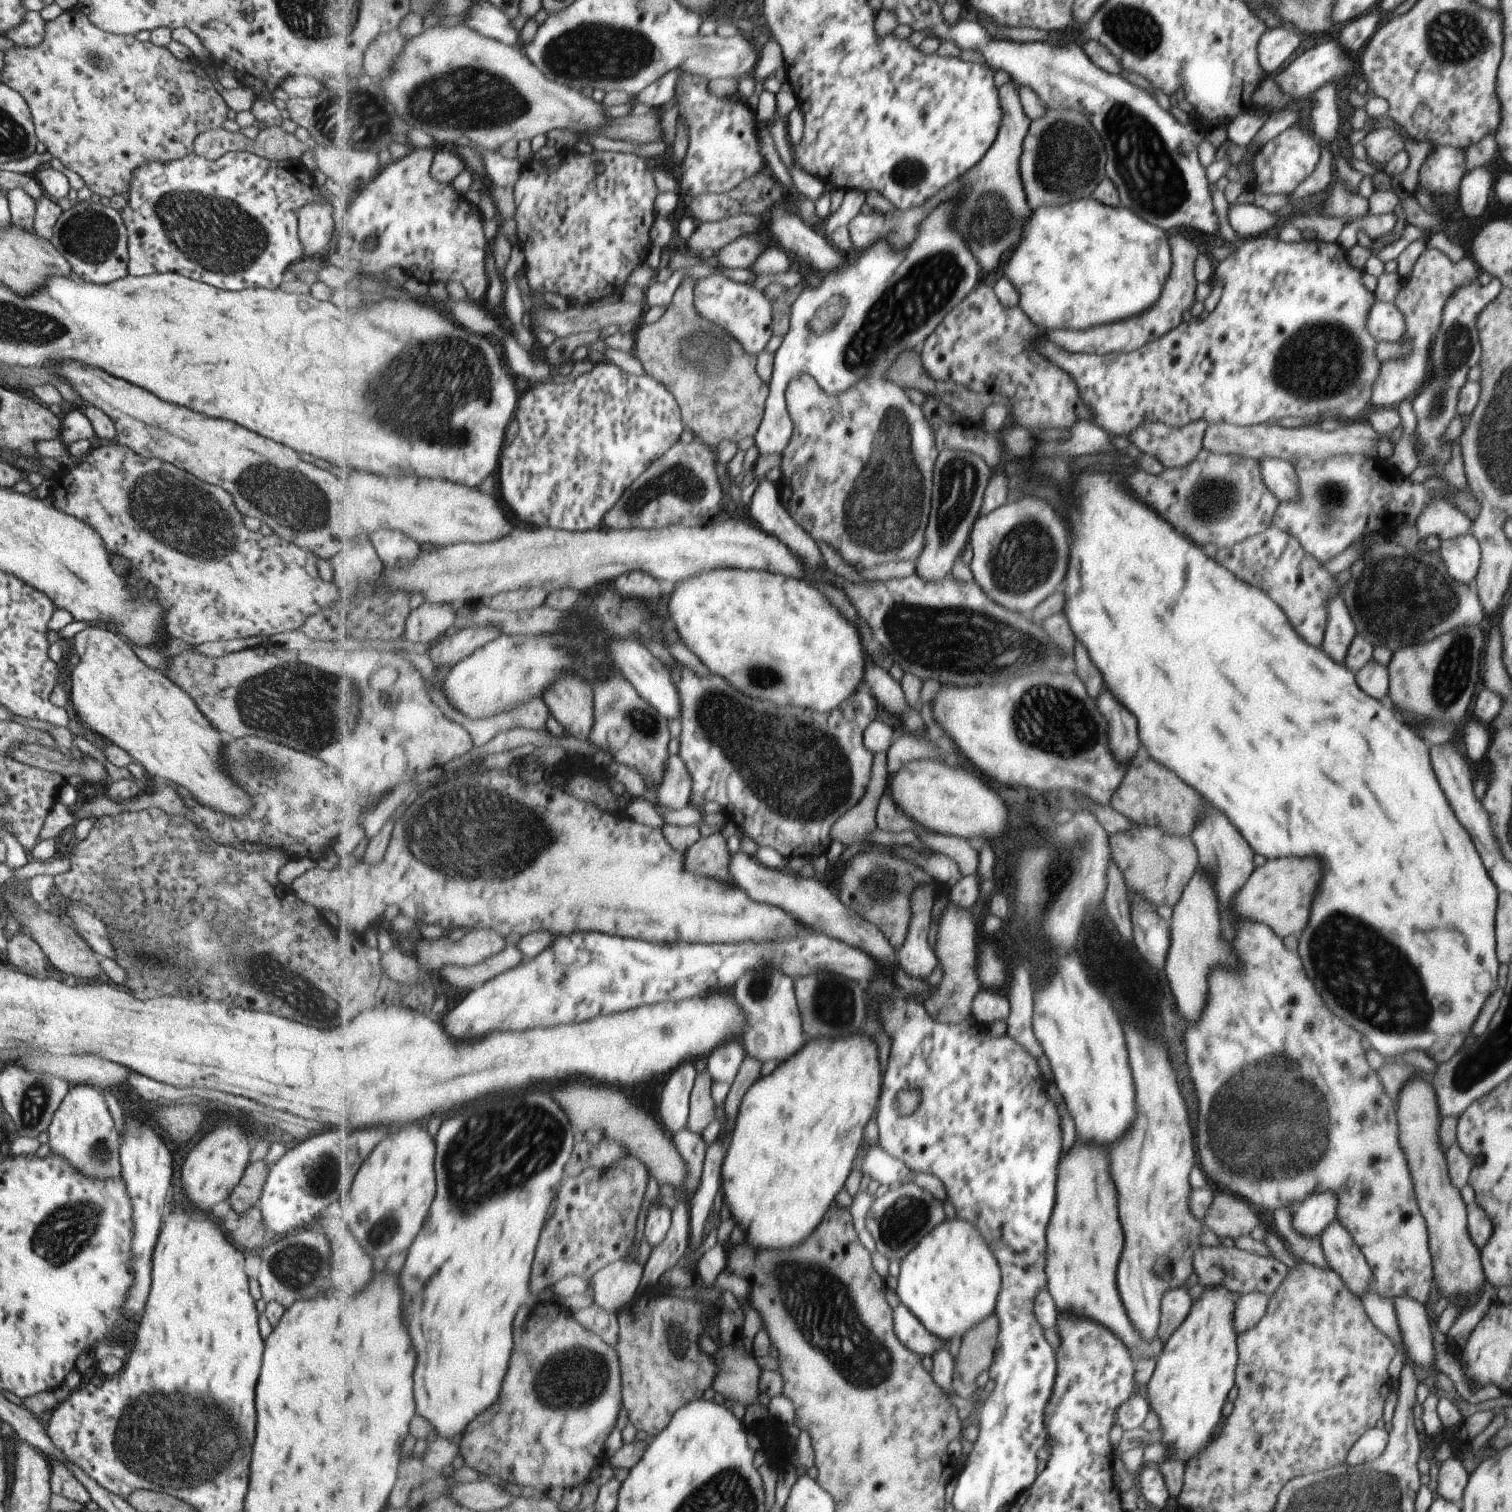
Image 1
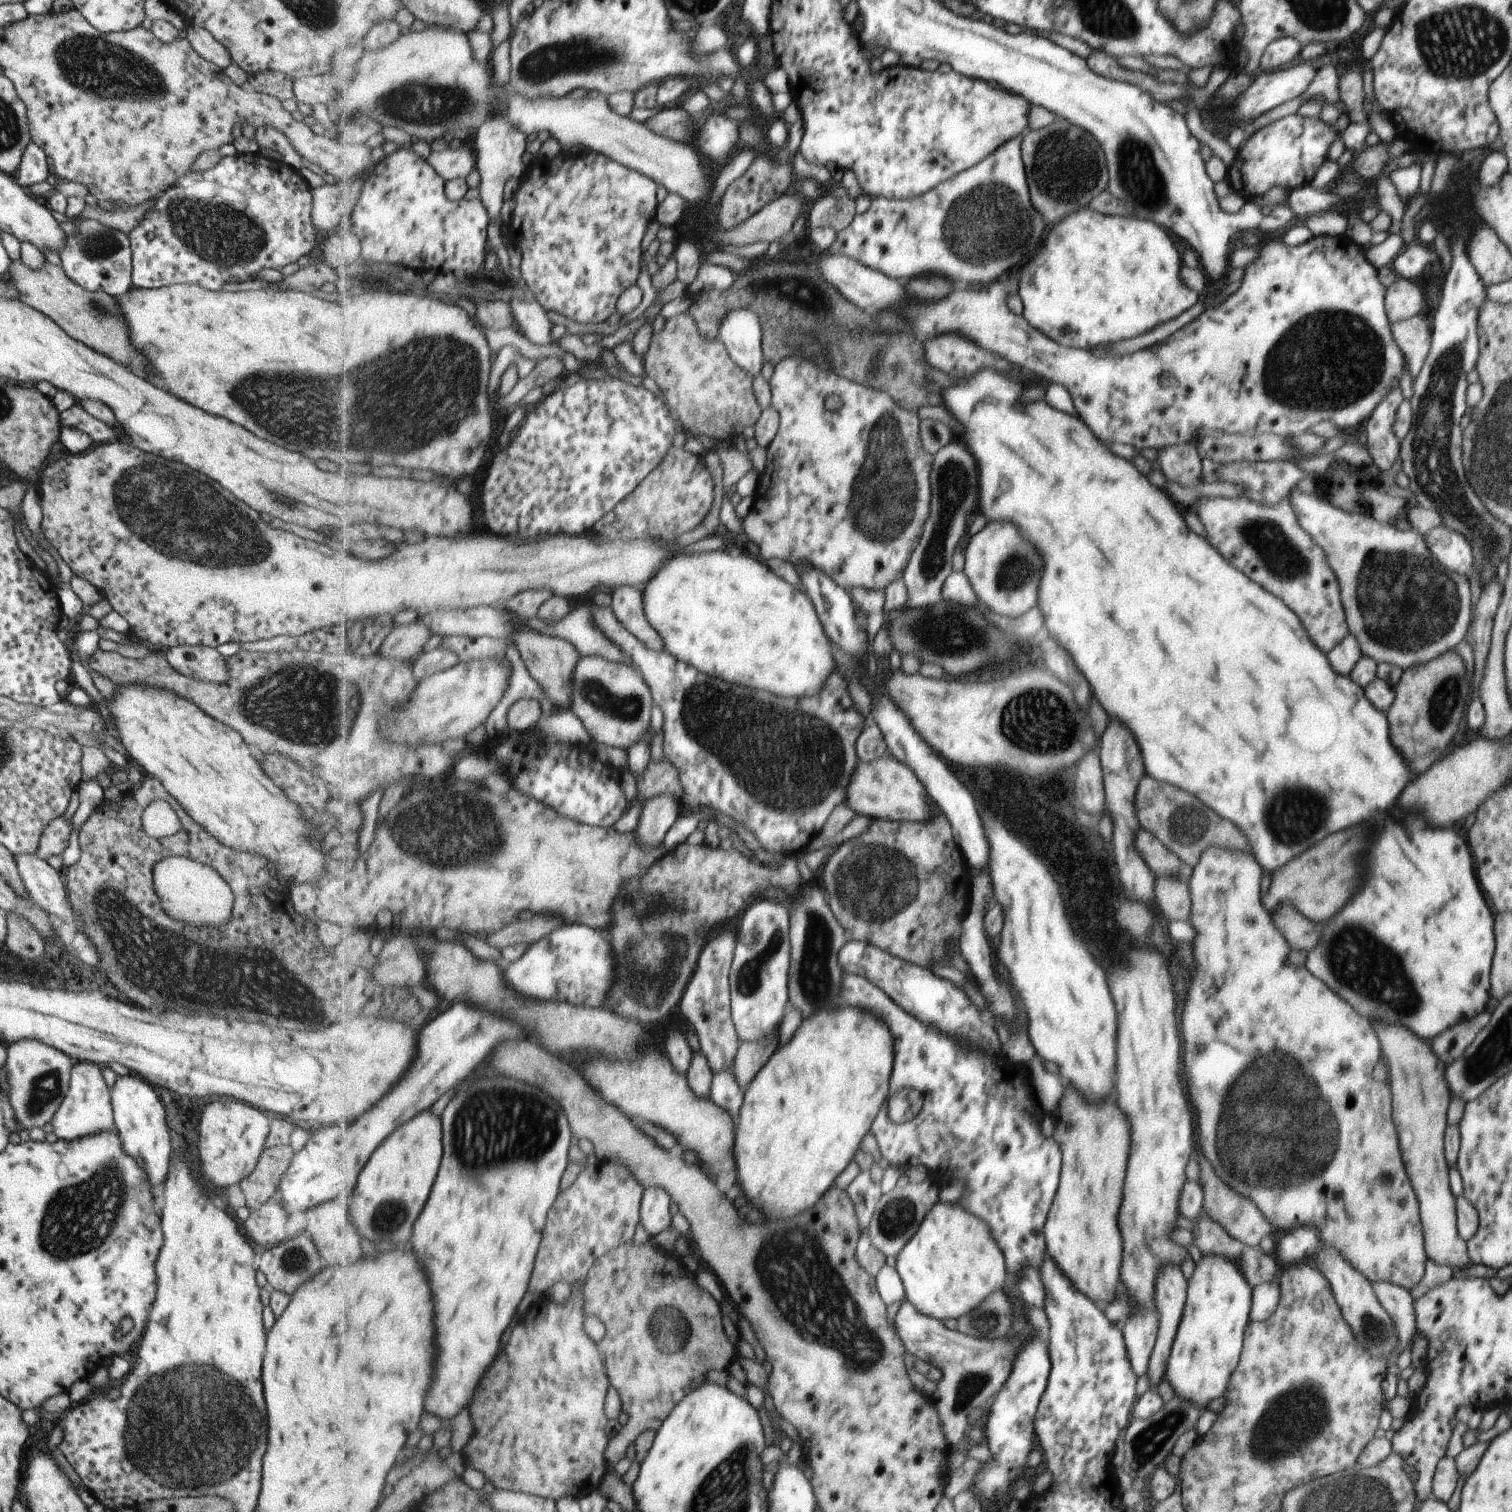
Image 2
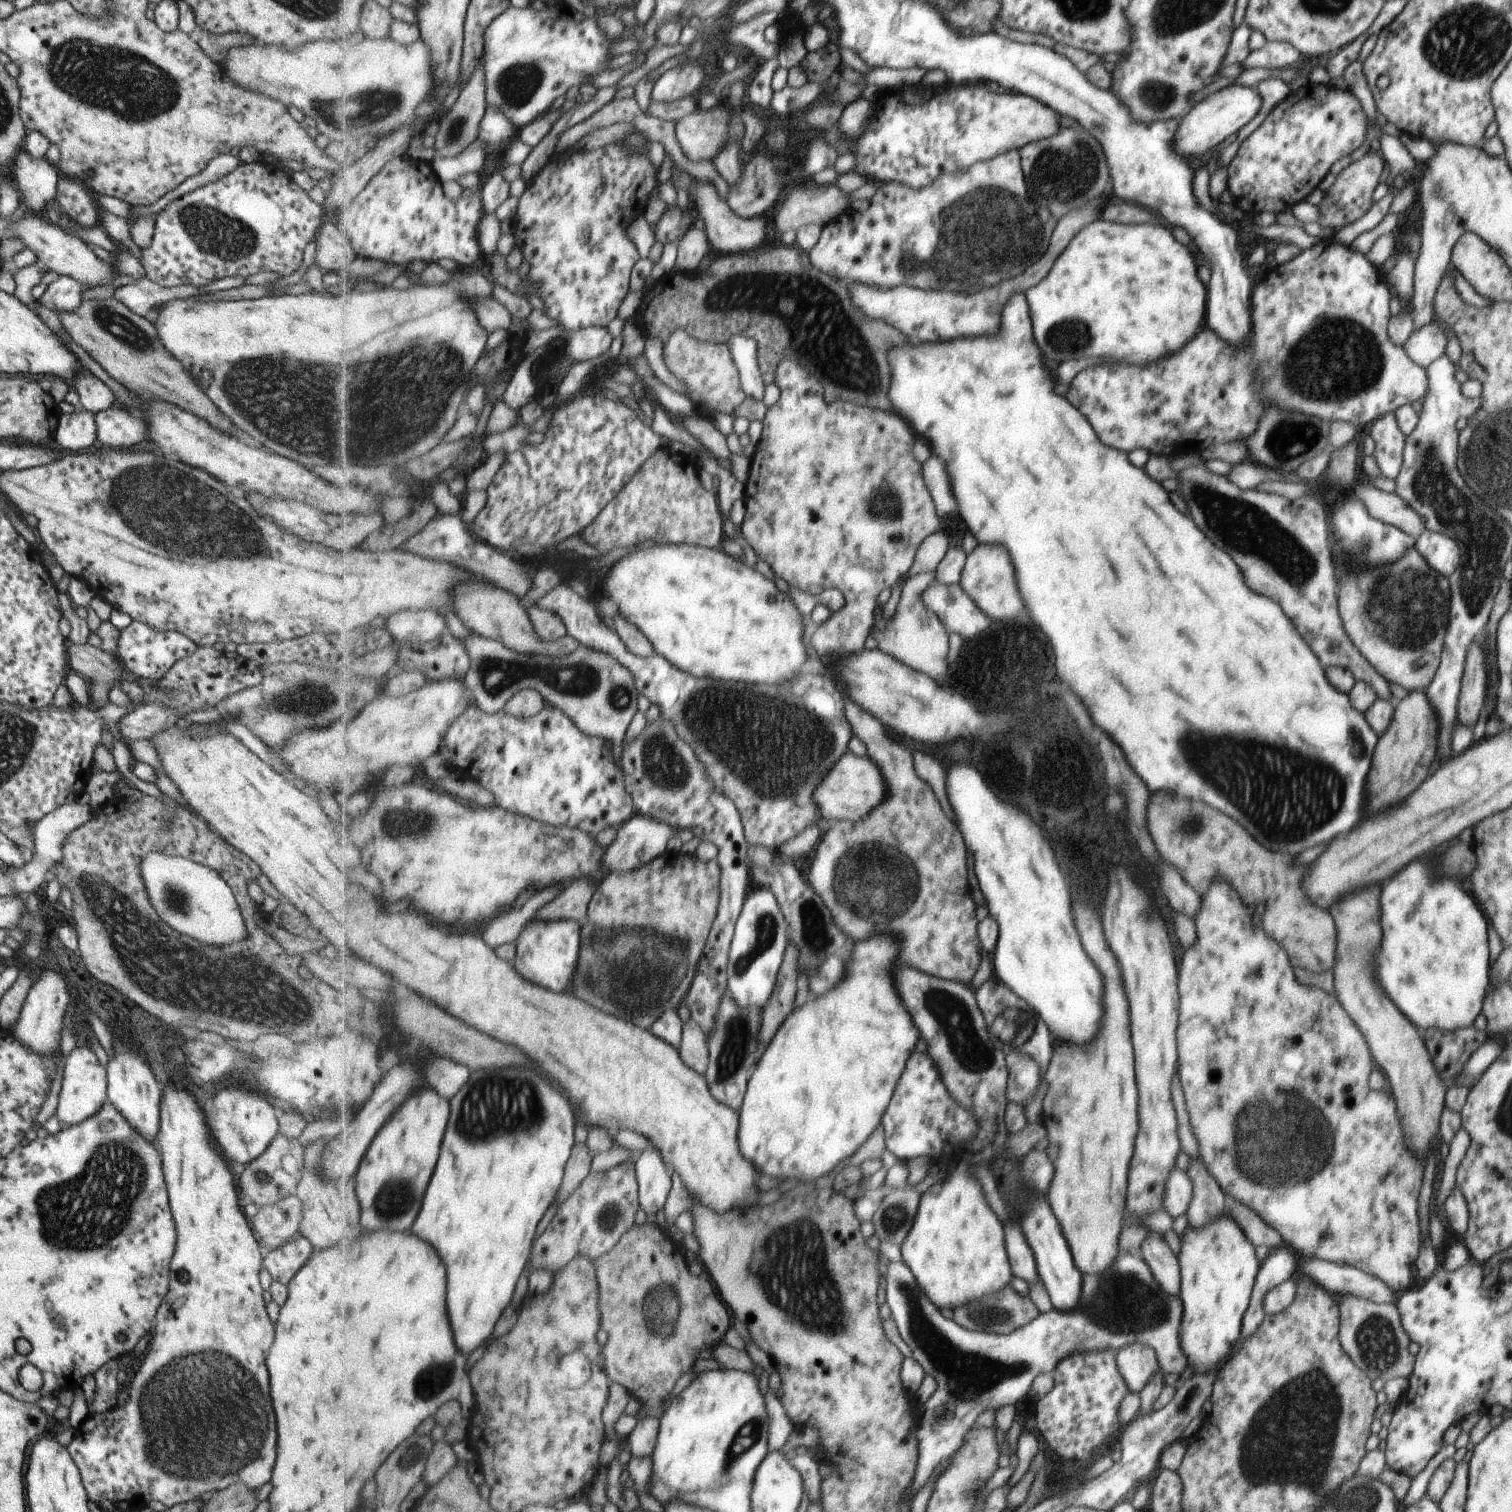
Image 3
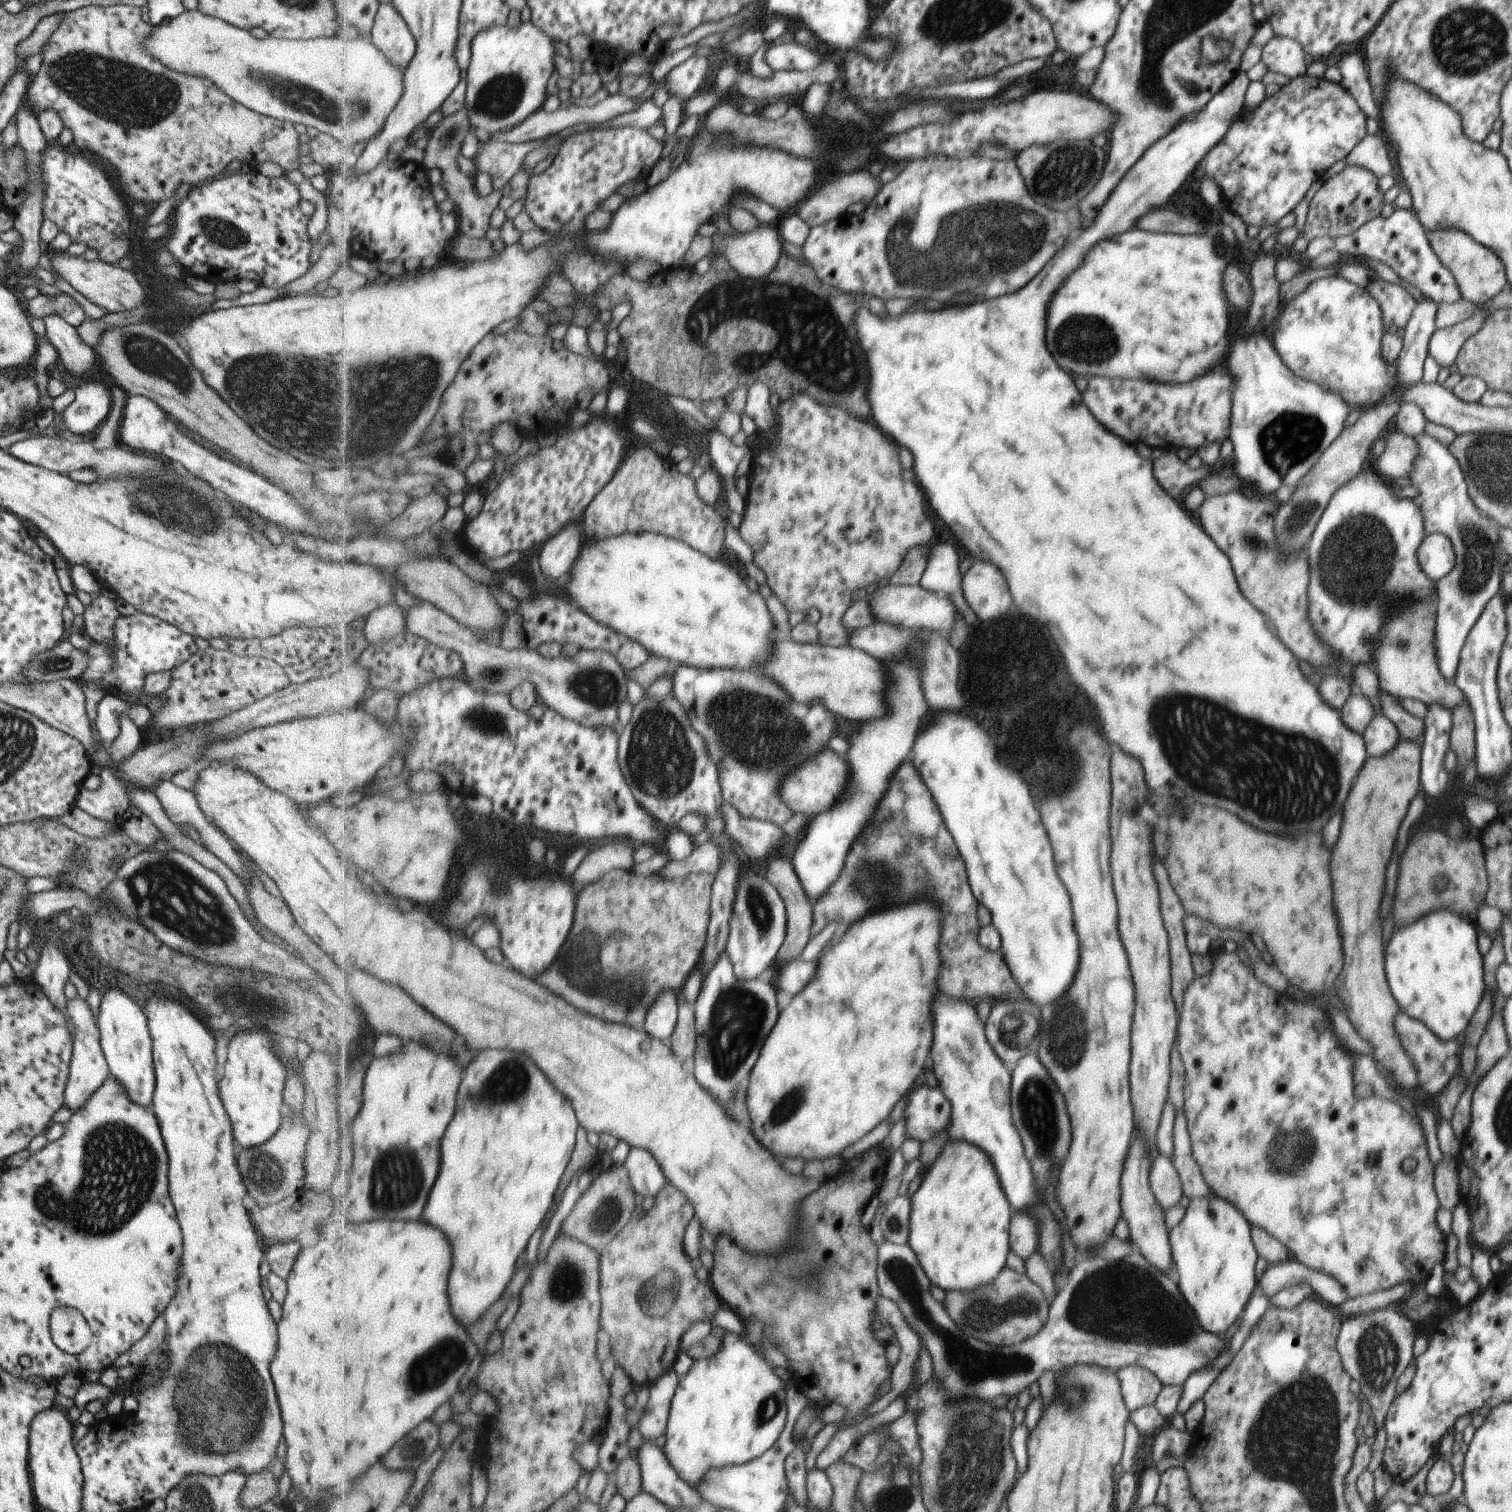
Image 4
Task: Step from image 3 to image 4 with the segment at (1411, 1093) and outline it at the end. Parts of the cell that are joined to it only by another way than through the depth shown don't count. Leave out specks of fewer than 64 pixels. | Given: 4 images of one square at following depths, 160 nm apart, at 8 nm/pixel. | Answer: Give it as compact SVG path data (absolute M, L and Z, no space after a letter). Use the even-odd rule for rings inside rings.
M1399 740L1392 754L1382 758L1368 758L1364 764L1364 776L1356 780L1356 788L1352 788L1352 796L1348 796L1348 804L1344 806L1344 820L1340 838L1332 850L1332 880L1336 880L1336 912L1340 912L1340 928L1344 928L1344 956L1348 956L1348 964L1344 964L1344 976L1340 976L1340 984L1336 984L1336 996L1346 1006L1346 1016L1358 1031L1358 1034L1373 1044L1373 1056L1385 1070L1390 1070L1398 1090L1419 1086L1418 1069L1407 1050L1403 1048L1395 1020L1400 1010L1395 997L1388 988L1384 976L1384 954L1382 954L1382 932L1378 906L1384 890L1384 872L1394 850L1398 828L1408 812L1408 804L1418 794L1420 788L1420 746L1418 741Z

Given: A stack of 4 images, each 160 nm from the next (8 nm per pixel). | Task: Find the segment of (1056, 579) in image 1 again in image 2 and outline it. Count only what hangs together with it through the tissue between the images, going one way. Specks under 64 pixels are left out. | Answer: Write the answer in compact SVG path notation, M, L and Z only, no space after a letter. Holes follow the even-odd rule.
M996 522L972 537L967 547L965 572L971 578L980 602L1008 619L1018 619L1018 616L1022 617L1024 612L1036 606L1042 560L1034 546L1020 538L1014 524Z

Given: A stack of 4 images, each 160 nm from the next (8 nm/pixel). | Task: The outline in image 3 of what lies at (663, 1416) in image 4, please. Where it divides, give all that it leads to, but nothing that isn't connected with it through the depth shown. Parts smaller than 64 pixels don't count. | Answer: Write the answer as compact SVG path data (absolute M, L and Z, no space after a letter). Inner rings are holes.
M648 1415L640 1420L630 1434L631 1448L636 1457L652 1457L661 1433L662 1417Z

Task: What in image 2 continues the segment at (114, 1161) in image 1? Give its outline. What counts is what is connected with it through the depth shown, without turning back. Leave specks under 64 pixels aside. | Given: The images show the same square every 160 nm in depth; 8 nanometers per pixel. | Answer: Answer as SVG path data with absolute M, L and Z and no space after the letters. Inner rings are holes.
M78 1061L73 1063L69 1087L62 1104L54 1113L51 1123L58 1139L73 1141L102 1131L115 1131L111 1092L102 1077L102 1067L97 1064Z

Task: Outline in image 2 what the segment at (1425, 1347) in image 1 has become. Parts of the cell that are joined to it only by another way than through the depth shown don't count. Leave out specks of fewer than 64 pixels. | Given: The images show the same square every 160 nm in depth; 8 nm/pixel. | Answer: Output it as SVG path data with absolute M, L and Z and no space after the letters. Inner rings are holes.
M1369 1281L1374 1288L1375 1295L1381 1304L1390 1313L1395 1323L1396 1332L1400 1332L1400 1344L1398 1352L1410 1345L1410 1340L1417 1336L1417 1324L1415 1321L1414 1298L1410 1291L1404 1287L1386 1281Z

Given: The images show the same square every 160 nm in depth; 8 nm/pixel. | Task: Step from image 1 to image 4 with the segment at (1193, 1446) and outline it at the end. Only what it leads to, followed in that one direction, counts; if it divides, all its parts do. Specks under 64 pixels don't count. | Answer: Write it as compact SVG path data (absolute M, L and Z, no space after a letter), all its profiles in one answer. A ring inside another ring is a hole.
M1208 1194L1205 1197L1190 1198L1185 1211L1182 1220L1171 1228L1171 1245L1178 1270L1179 1291L1191 1305L1204 1330L1226 1334L1227 1328L1242 1314L1256 1290L1254 1266L1259 1252L1256 1252L1255 1244L1252 1244L1254 1236L1250 1236L1247 1217L1231 1201L1218 1195Z

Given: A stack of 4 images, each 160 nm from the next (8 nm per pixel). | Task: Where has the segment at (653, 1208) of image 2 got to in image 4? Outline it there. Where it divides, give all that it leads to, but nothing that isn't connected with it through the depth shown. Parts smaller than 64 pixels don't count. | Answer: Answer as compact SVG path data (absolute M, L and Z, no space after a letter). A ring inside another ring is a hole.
M633 1147L625 1167L631 1174L635 1189L644 1197L656 1198L670 1183L660 1161L648 1149Z

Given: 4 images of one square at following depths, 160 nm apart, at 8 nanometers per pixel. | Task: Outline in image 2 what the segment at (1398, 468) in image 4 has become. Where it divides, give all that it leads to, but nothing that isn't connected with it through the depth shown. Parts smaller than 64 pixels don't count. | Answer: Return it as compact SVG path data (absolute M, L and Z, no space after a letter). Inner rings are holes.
M1400 388L1392 389L1385 397L1382 403L1375 408L1374 414L1367 421L1364 427L1366 431L1367 449L1372 457L1373 463L1376 464L1378 472L1390 470L1394 466L1394 462L1398 460L1402 444L1396 433L1393 431L1393 424L1395 423L1395 416L1398 414L1399 406L1403 403Z

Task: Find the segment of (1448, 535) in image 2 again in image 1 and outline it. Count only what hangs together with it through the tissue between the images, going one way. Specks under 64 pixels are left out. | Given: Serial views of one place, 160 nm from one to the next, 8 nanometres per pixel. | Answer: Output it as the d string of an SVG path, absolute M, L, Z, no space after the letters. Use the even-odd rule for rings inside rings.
M1468 533L1441 543L1437 555L1444 562L1446 572L1460 584L1474 585L1482 566L1482 546L1479 541Z

